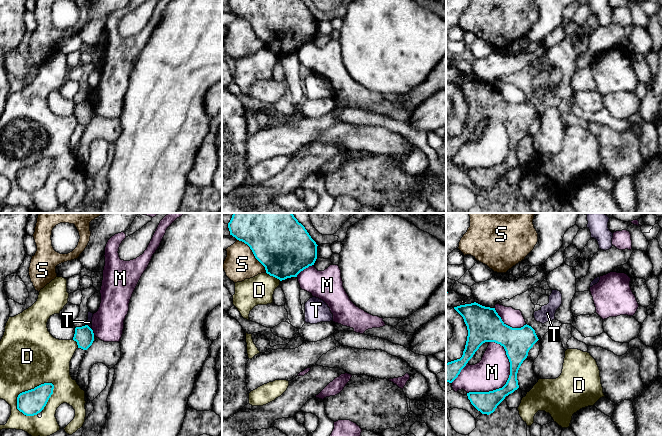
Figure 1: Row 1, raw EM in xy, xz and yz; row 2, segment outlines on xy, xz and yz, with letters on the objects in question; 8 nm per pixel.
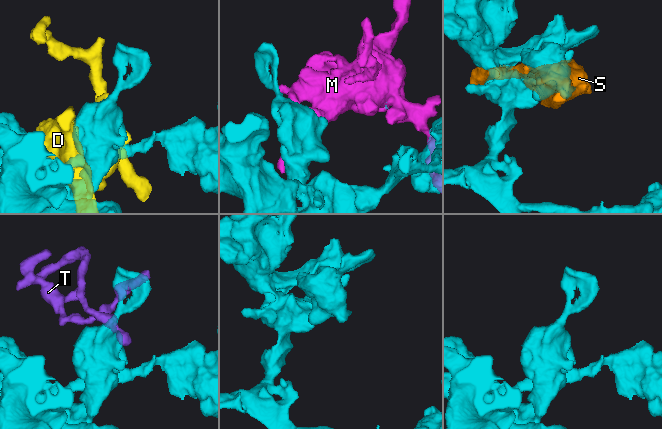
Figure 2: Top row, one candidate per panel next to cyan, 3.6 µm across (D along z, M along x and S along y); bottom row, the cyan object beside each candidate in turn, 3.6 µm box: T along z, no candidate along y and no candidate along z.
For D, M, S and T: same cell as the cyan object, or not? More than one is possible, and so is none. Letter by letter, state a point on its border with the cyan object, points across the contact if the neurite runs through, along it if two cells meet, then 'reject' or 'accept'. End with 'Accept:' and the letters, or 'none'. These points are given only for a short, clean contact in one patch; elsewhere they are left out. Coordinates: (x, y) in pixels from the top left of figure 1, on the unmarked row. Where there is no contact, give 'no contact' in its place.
D: xy (29, 166) | reject
M: yz (506, 159) | reject
S: xz (253, 29) | reject
T: xy (88, 102) | along xy (87, 100), (90, 104) | reject
Accept: none

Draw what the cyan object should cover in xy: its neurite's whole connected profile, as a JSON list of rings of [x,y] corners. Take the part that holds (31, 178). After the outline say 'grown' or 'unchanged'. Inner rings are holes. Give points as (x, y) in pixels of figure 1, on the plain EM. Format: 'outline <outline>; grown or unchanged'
outline [[[52,159],[41,160],[34,165],[22,168],[17,173],[17,185],[26,192],[40,189],[53,170]]]; unchanged

